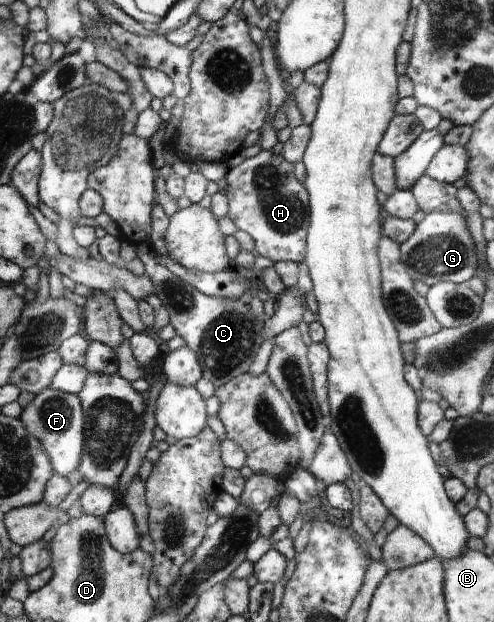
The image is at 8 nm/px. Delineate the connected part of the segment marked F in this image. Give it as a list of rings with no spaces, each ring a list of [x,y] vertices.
[[[47,388],[41,393],[36,393],[35,399],[23,409],[19,418],[30,433],[49,451],[55,472],[61,476],[69,477],[71,471],[77,471],[82,462],[83,428],[86,423],[79,399],[78,395]]]

